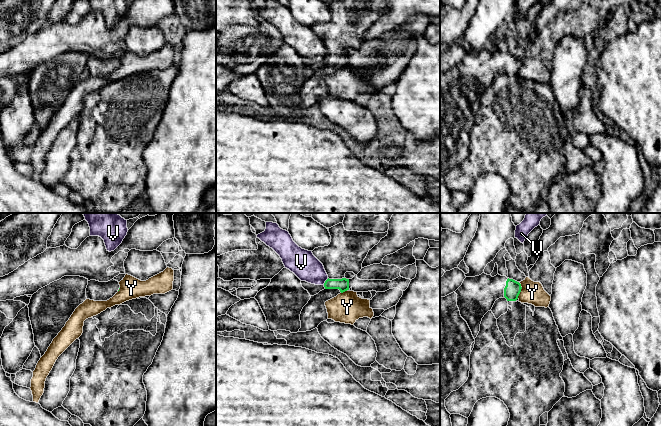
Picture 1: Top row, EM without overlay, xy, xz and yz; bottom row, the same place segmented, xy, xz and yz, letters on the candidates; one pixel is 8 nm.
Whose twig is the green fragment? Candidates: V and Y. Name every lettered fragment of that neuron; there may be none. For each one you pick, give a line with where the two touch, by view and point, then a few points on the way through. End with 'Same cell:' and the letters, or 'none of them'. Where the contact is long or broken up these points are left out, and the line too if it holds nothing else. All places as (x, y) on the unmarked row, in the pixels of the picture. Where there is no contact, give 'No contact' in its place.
Same cell: none of them

